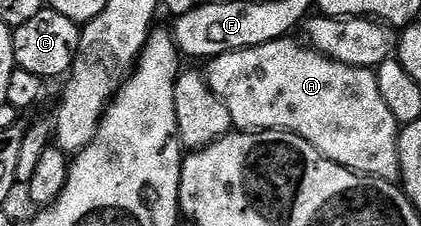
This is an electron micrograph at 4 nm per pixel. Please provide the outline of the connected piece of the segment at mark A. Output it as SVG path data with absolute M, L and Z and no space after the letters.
M285 38L266 42L266 46L213 56L207 61L208 85L226 106L226 110L230 110L233 129L241 132L293 132L306 138L306 142L330 158L330 162L338 162L338 166L379 180L399 181L400 155L396 137L400 135L401 125L396 123L394 114L390 114L386 107L382 92L378 90L375 71L346 66L301 44L296 38Z

